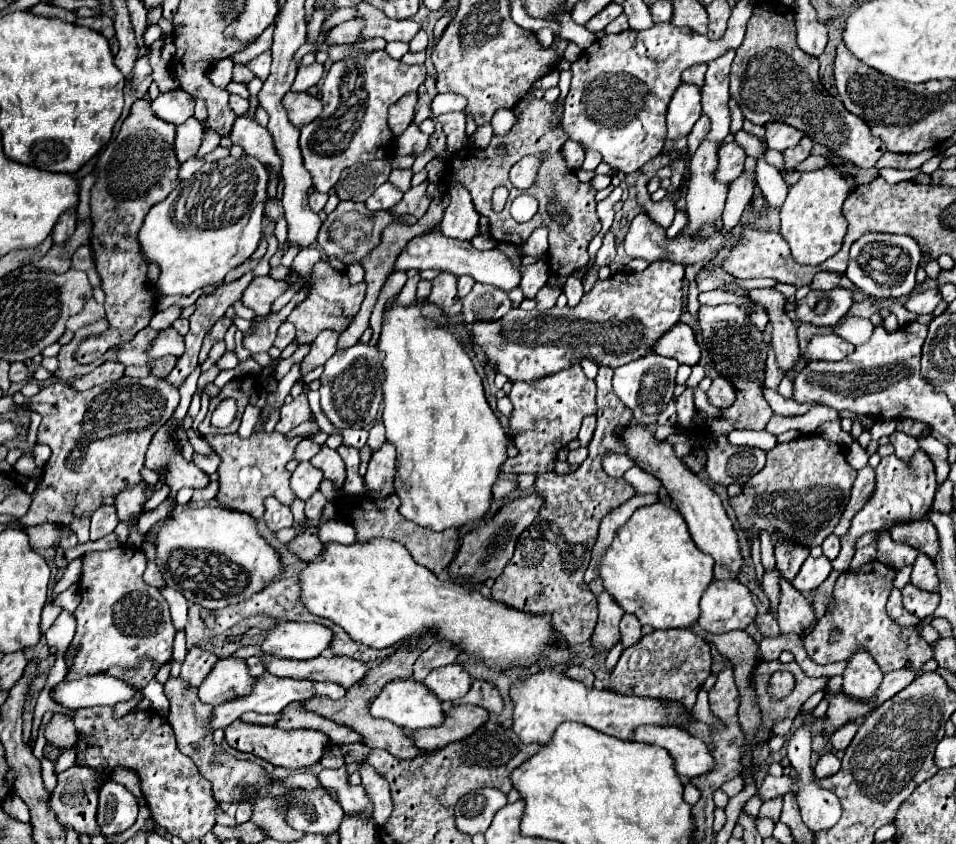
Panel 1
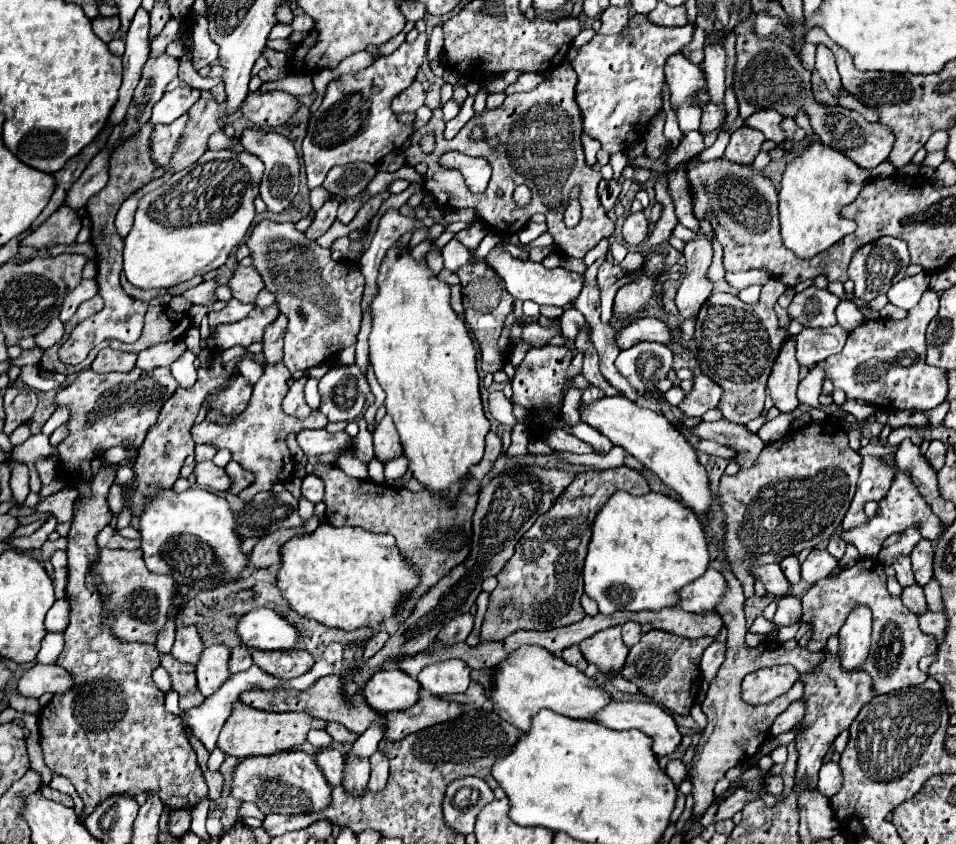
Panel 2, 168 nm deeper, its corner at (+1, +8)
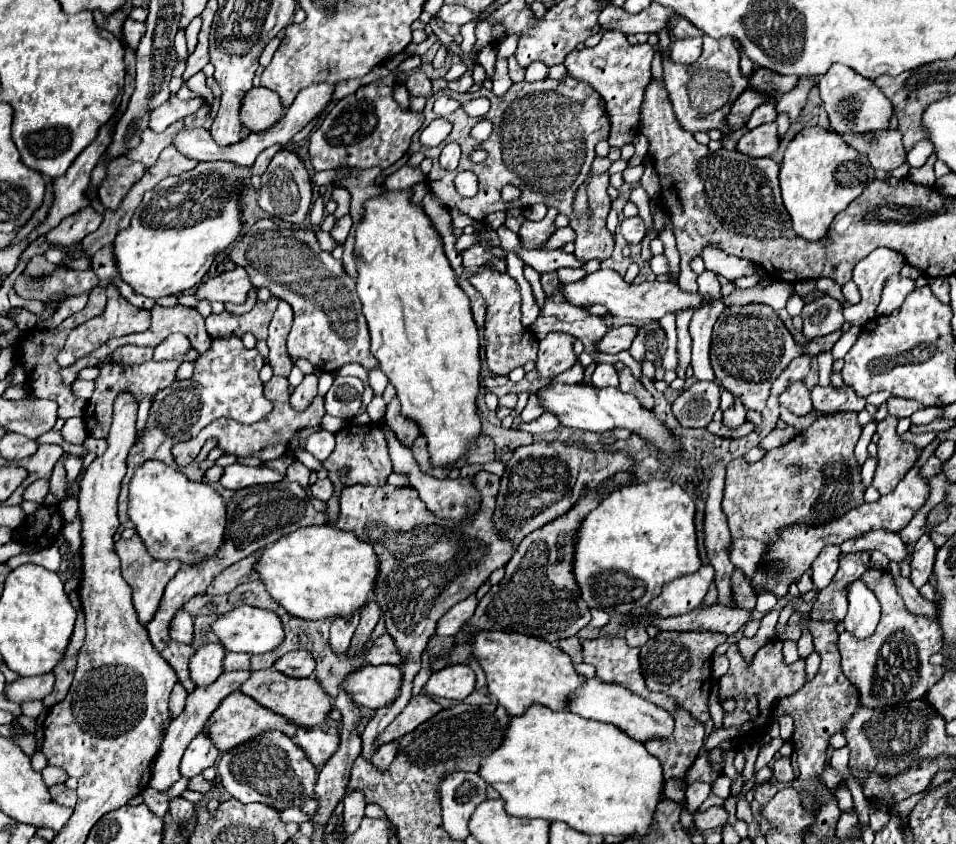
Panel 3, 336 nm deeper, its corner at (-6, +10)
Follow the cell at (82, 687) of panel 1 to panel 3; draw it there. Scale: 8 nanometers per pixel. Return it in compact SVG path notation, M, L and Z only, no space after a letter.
M54 674L18 678L4 686L4 696L10 702L22 704L26 700L44 700L54 688Z

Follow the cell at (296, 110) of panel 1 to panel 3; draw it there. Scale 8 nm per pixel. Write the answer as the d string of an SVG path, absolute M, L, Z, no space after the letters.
M250 88L242 98L240 122L250 132L264 132L272 128L284 116L278 94L268 92L266 88Z

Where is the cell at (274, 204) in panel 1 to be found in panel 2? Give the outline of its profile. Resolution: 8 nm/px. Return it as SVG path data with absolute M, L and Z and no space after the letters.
M245 128L241 134L241 144L247 152L255 154L265 164L265 172L261 180L261 198L267 204L267 210L283 212L291 204L299 188L299 158L293 144L289 142L287 136L261 128Z

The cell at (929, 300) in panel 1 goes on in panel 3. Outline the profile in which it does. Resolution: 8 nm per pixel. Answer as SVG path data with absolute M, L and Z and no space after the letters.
M900 274L890 276L890 278L886 280L886 284L884 284L882 302L878 304L876 314L888 316L892 310L900 308L902 302L904 302L904 298L906 298L914 288L916 288L916 286L914 286L914 280L910 280L910 278L904 278L904 276L900 276Z

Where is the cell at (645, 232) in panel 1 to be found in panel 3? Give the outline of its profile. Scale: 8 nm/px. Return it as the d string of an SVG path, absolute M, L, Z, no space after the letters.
M640 216L634 218L624 218L620 224L620 232L626 238L628 244L640 244L642 238L646 236L646 228L644 228L644 220Z

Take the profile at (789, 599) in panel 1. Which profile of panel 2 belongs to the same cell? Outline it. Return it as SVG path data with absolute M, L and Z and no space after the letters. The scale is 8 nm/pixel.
M777 562L767 564L767 566L757 566L757 568L753 568L753 574L755 574L755 578L763 580L767 592L773 592L775 596L789 596L791 584L785 578L785 574L781 572Z

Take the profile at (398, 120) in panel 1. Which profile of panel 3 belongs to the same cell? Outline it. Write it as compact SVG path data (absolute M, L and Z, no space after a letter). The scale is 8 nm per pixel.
M414 70L406 78L406 88L414 96L428 96L432 92L432 82L428 80L428 76L422 70Z

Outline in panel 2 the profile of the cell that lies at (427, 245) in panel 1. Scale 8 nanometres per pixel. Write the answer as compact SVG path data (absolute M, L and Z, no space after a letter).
M499 240L499 244L485 256L485 262L497 272L497 276L507 284L507 292L517 300L533 300L537 304L553 304L553 306L567 306L575 300L577 292L581 290L581 274L565 270L561 266L549 270L543 264L535 264L531 260L519 260L505 252L507 240Z

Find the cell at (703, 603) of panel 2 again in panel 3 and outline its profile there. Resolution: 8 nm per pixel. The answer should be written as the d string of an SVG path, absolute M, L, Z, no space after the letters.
M704 564L694 574L686 574L682 578L664 584L660 596L652 598L652 602L648 602L646 608L650 614L660 618L686 614L688 610L694 610L696 606L702 604L702 598L706 596L712 580L714 570L710 564Z

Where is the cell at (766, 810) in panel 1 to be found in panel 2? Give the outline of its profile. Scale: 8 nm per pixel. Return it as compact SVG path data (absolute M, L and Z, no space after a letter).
M769 774L765 778L765 792L771 794L771 796L781 796L783 794L783 780L781 780L781 776Z

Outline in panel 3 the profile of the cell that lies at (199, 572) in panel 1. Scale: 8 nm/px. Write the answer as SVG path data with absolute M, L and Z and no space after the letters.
M146 460L130 480L128 498L128 518L152 558L176 558L182 564L196 564L218 550L224 536L226 504L210 484L192 482L180 470L164 466L160 460Z

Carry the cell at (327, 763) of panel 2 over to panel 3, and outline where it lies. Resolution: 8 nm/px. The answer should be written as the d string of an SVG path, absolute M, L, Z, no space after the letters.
M300 728L294 736L294 742L298 744L298 748L304 750L308 760L316 768L322 768L336 752L340 738L338 734L328 734L322 728Z

